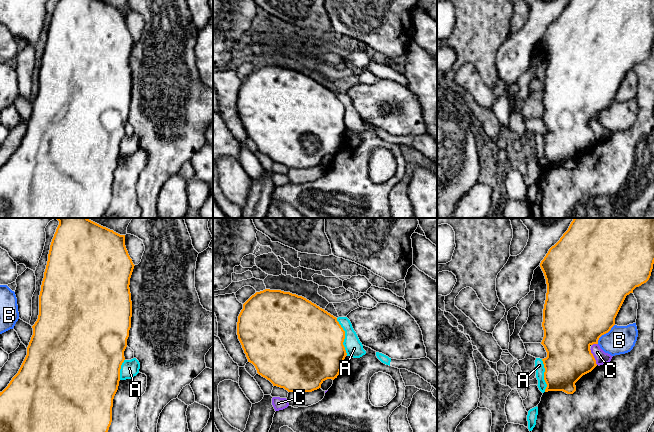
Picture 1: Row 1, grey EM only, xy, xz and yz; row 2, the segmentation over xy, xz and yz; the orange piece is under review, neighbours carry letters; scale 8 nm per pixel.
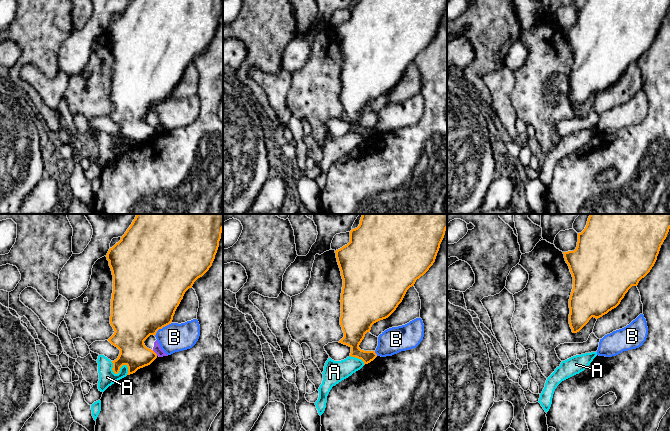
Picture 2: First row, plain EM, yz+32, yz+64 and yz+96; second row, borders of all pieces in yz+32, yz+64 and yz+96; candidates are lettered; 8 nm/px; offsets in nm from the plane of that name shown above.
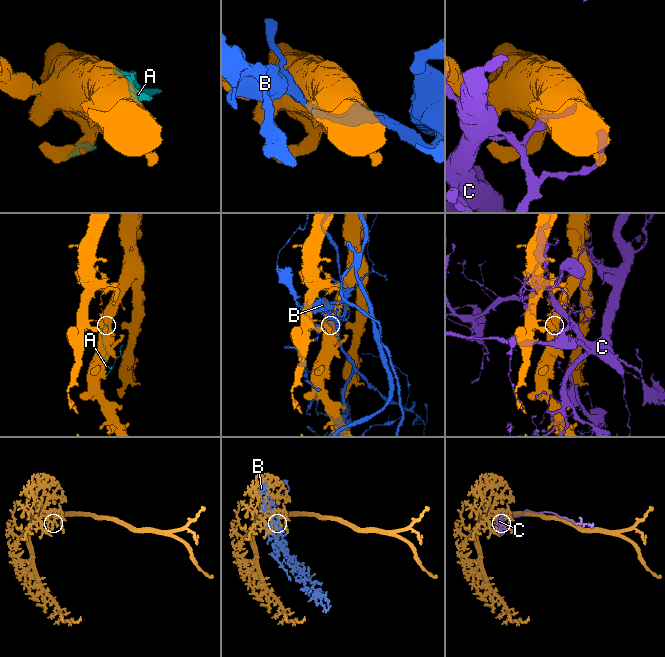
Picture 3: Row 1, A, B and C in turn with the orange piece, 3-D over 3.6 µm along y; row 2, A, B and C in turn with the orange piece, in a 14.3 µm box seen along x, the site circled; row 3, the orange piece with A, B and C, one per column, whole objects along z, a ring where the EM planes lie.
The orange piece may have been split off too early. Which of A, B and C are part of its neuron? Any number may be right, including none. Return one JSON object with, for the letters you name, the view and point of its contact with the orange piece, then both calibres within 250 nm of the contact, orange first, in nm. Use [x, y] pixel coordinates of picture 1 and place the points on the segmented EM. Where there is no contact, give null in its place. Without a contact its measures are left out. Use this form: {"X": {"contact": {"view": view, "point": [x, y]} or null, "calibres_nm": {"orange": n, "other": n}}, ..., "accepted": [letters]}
{"accepted": []}

